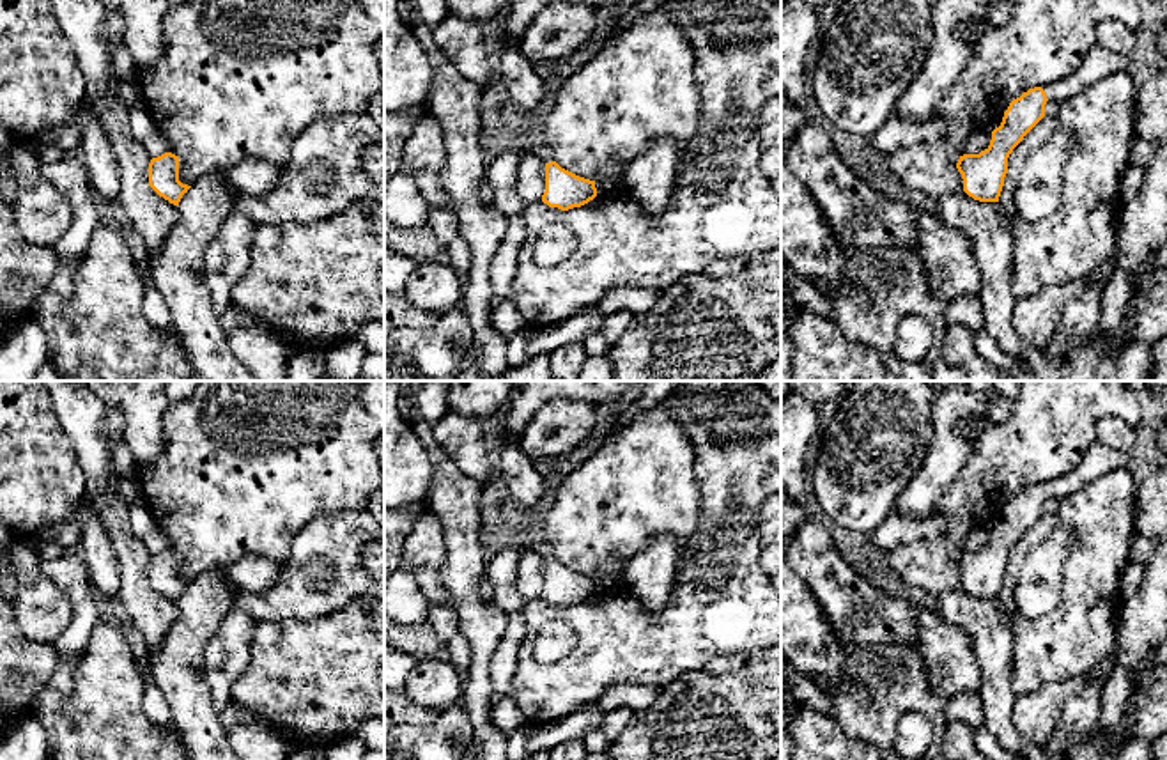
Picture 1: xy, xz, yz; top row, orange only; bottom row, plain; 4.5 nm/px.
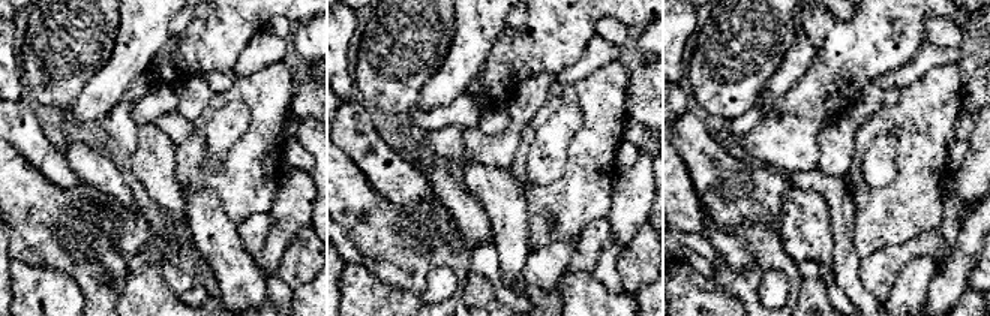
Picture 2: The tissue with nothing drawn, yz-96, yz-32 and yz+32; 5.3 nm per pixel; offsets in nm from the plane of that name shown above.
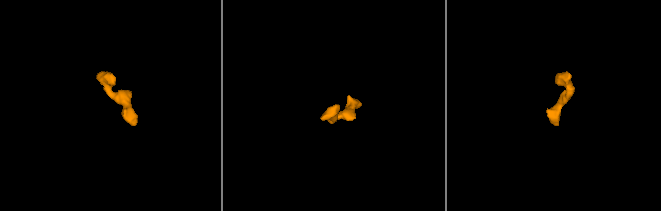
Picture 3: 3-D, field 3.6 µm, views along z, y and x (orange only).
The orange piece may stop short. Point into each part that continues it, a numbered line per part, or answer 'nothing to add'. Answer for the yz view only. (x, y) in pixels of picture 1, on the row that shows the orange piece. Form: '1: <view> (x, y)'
1: yz (1100, 62)

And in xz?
1: xz (542, 149)

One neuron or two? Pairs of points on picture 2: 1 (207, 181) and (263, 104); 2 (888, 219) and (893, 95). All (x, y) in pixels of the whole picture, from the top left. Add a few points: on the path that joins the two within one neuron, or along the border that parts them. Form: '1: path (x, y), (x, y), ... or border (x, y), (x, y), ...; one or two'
1: path (230, 172), (263, 140), (263, 126); one
2: border (900, 89), (900, 98), (894, 104), (881, 107); two

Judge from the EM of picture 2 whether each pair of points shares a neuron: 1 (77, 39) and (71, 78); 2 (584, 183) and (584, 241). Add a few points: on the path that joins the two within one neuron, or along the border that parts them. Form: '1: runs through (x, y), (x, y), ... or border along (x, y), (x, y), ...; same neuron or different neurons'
1: runs through (72, 48), (71, 69); same neuron
2: border along (605, 216), (596, 217), (575, 238); different neurons

